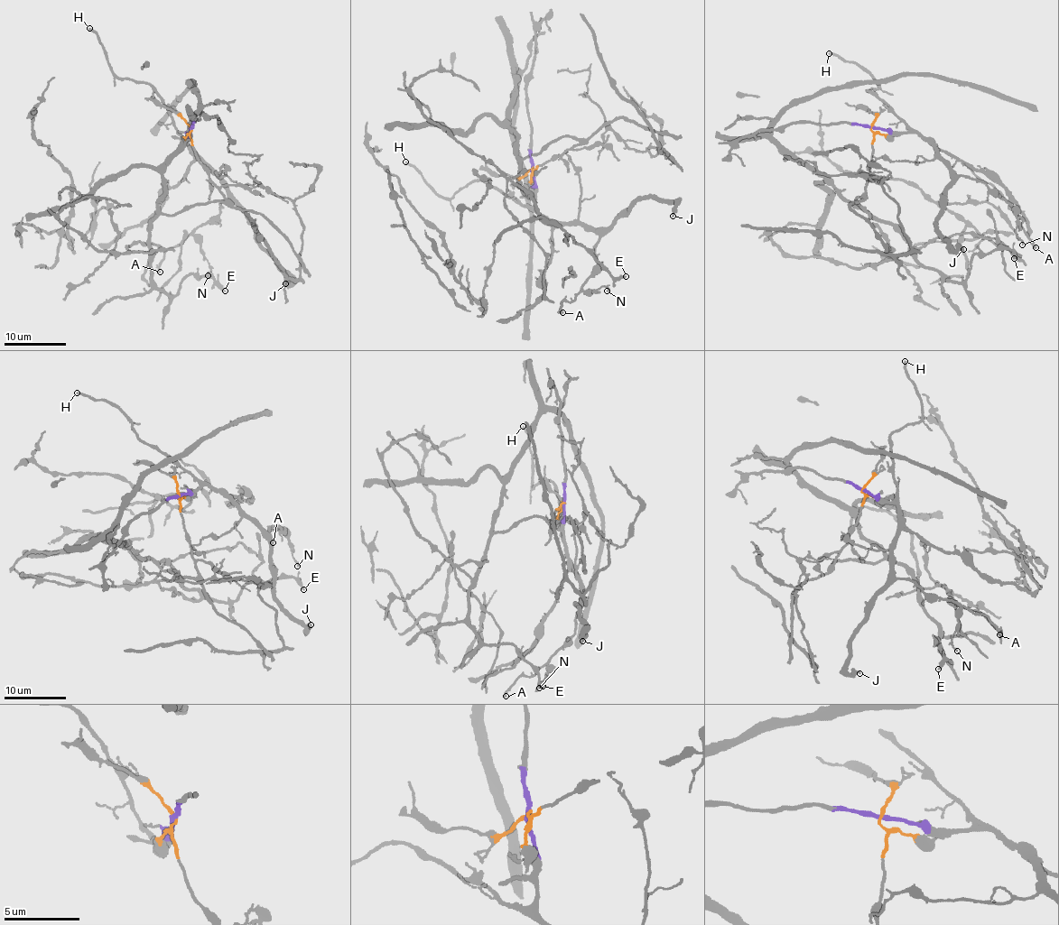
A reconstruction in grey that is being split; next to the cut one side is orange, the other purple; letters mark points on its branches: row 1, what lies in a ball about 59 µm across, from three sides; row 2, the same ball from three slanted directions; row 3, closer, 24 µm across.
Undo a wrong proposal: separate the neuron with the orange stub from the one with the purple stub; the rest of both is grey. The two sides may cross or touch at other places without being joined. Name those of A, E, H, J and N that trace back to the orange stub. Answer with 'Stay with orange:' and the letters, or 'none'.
Stay with orange: E

